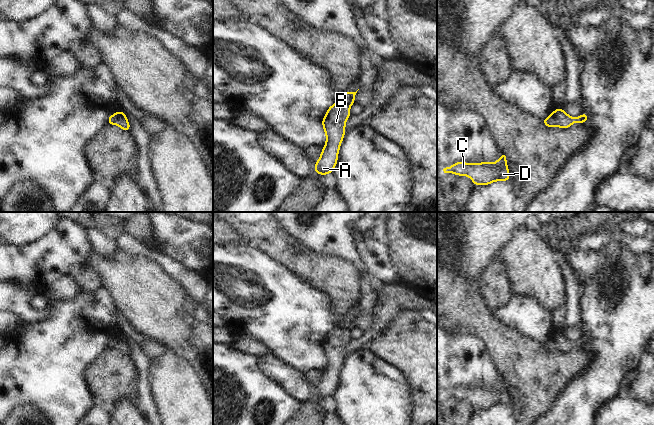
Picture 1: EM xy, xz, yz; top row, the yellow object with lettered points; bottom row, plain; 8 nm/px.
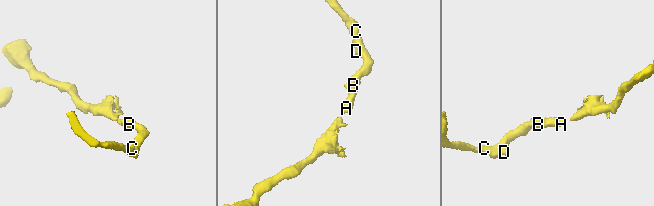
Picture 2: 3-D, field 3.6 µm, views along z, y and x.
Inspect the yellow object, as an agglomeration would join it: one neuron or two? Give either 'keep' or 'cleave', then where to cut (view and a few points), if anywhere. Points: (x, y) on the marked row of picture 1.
keep | no cut

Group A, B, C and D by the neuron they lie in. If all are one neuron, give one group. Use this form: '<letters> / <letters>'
A B C D

